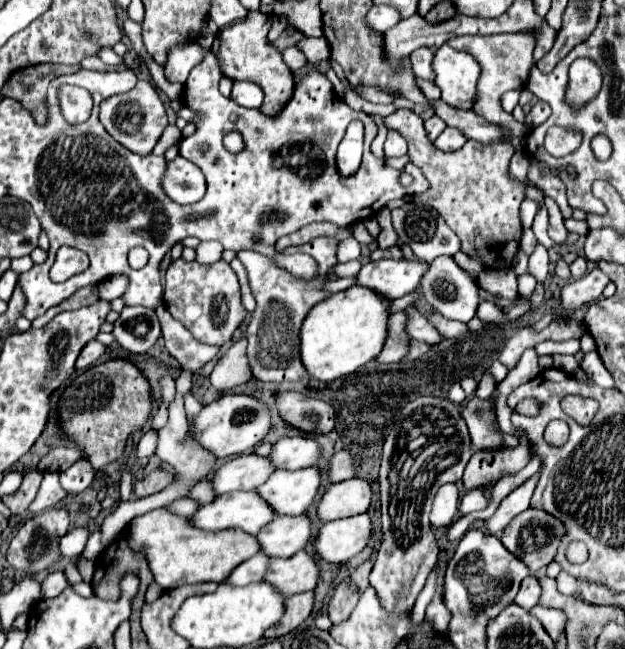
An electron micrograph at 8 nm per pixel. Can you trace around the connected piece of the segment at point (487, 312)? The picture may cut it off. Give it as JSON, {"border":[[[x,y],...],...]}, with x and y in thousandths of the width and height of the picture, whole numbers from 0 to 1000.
{"border":[[[768,465],[762,487],[765,487],[771,496],[778,496],[778,499],[784,499],[784,496],[797,496],[797,493],[806,493],[806,490],[803,490],[806,484],[803,484],[803,481],[797,478],[797,471],[790,471],[787,465]]]}

